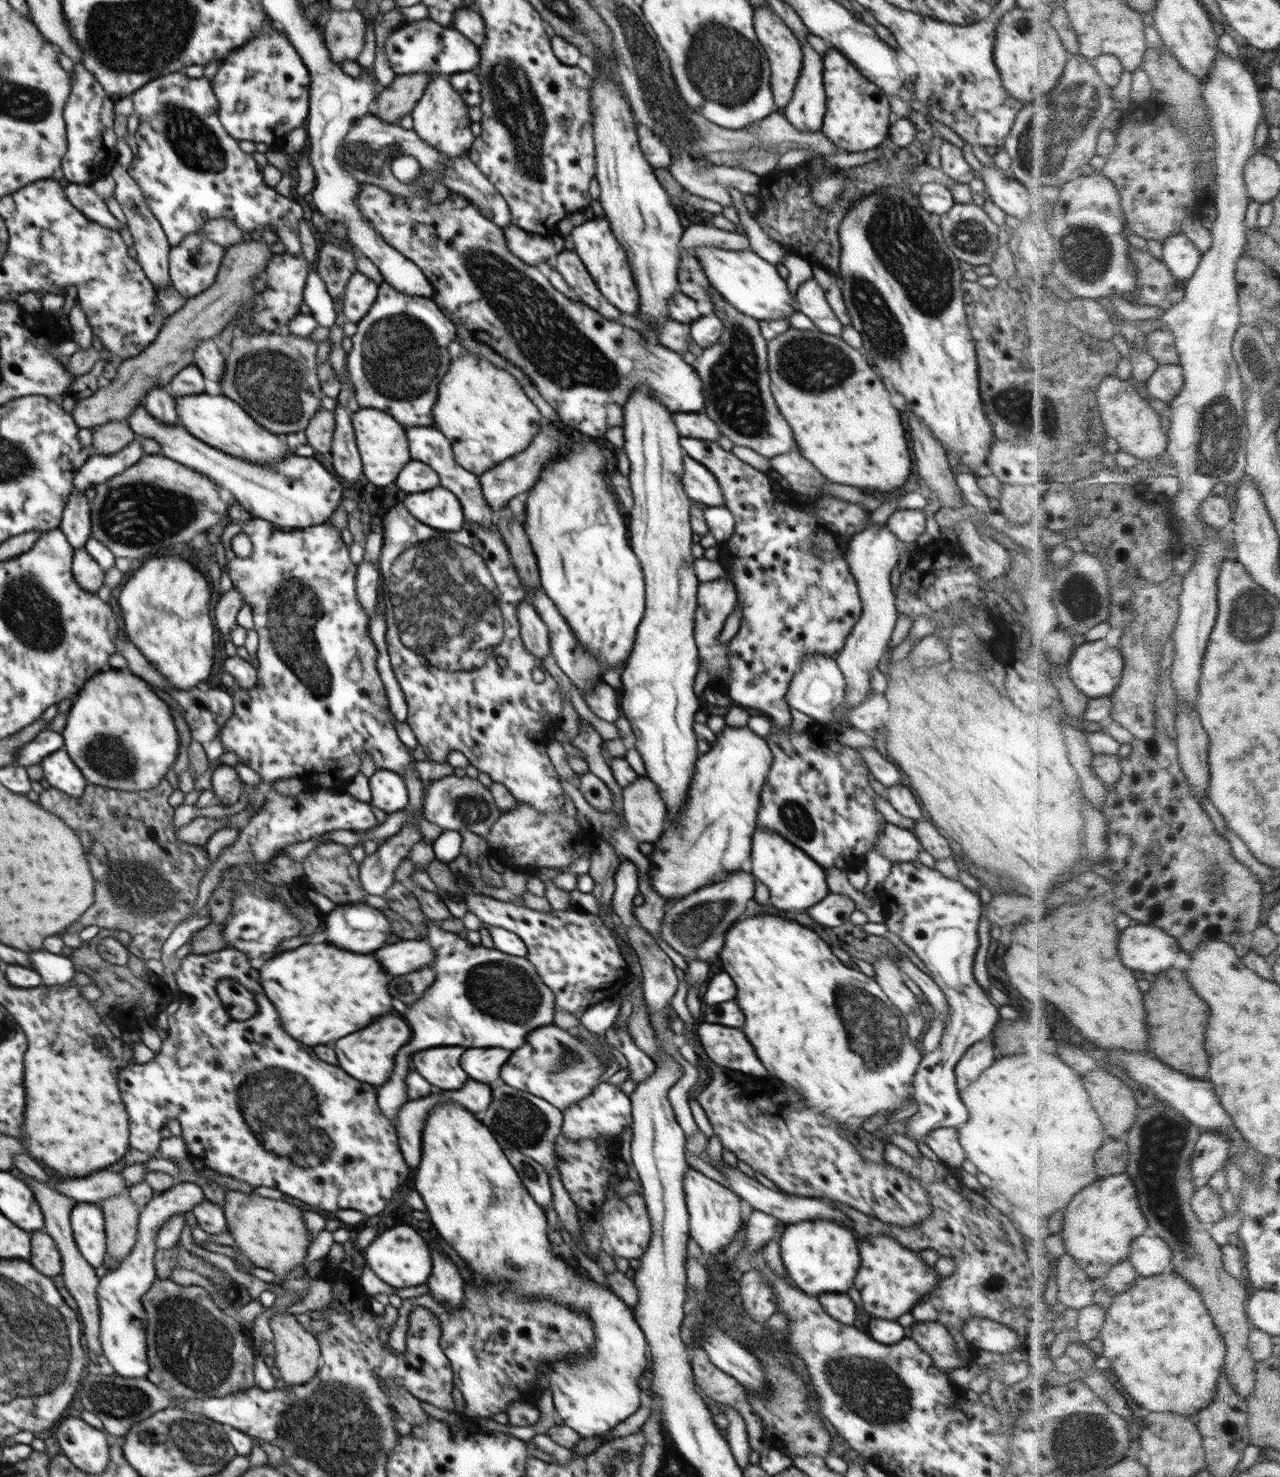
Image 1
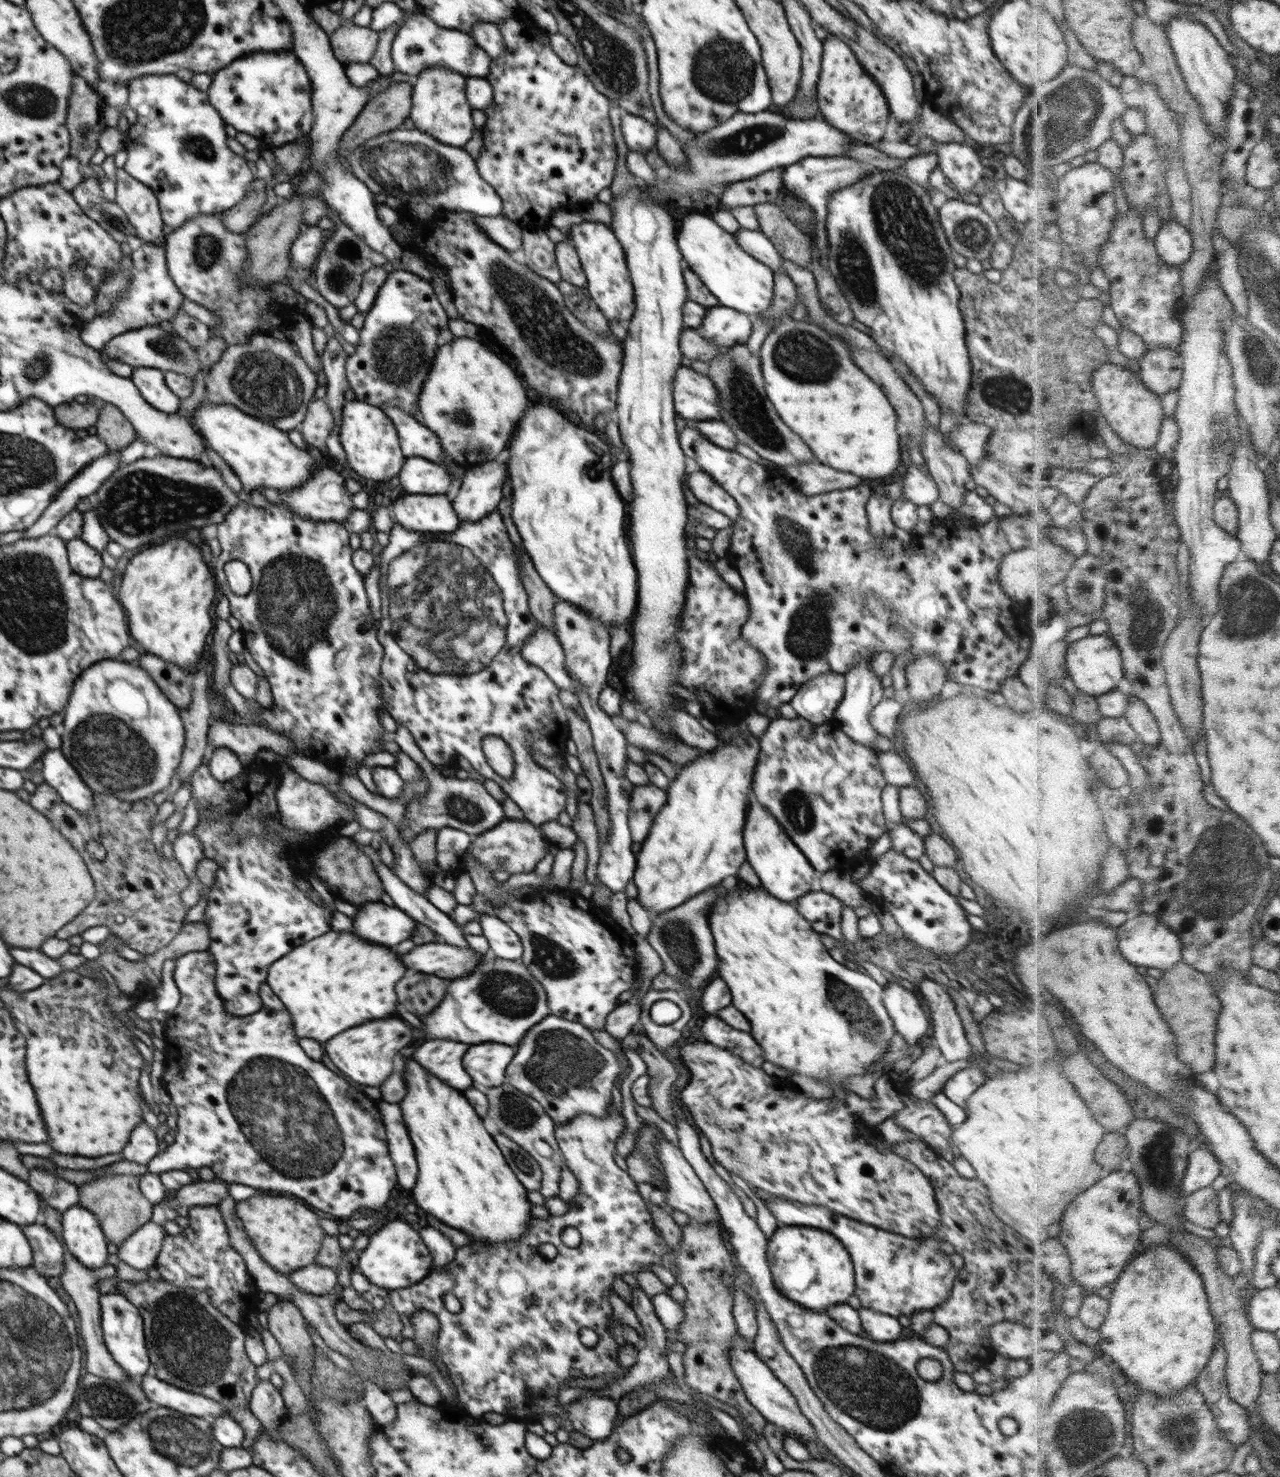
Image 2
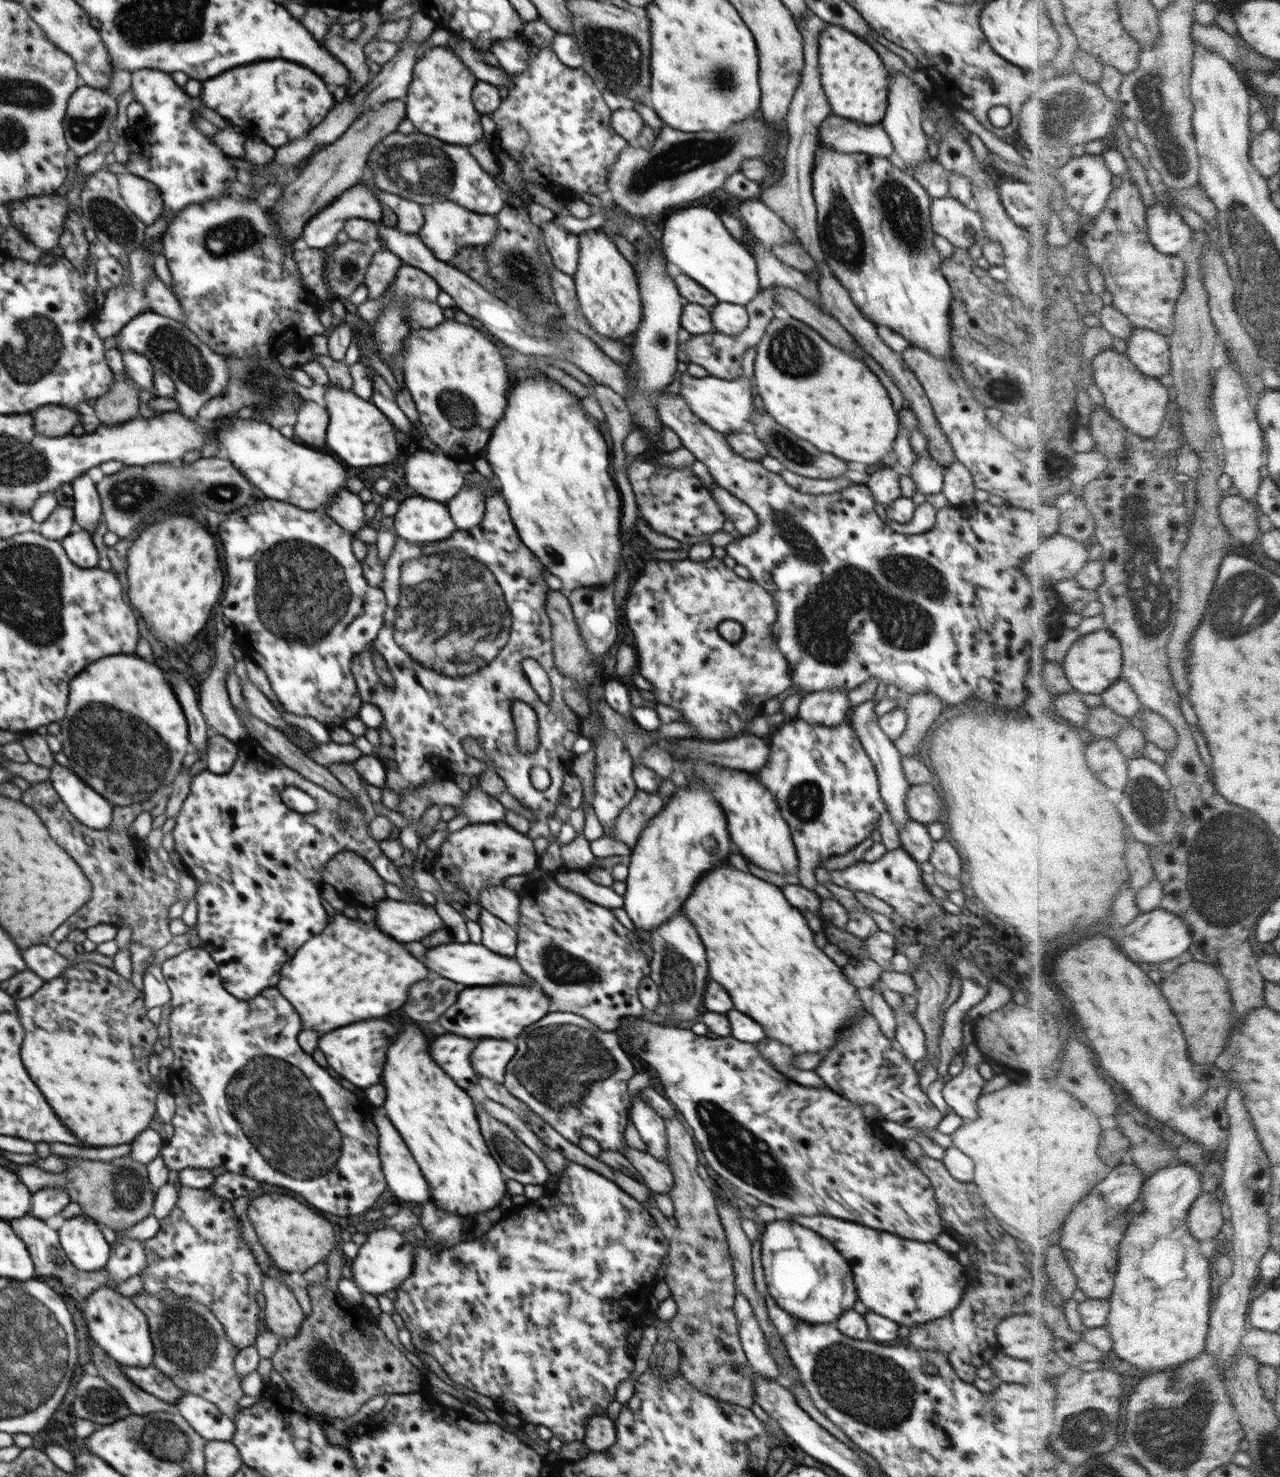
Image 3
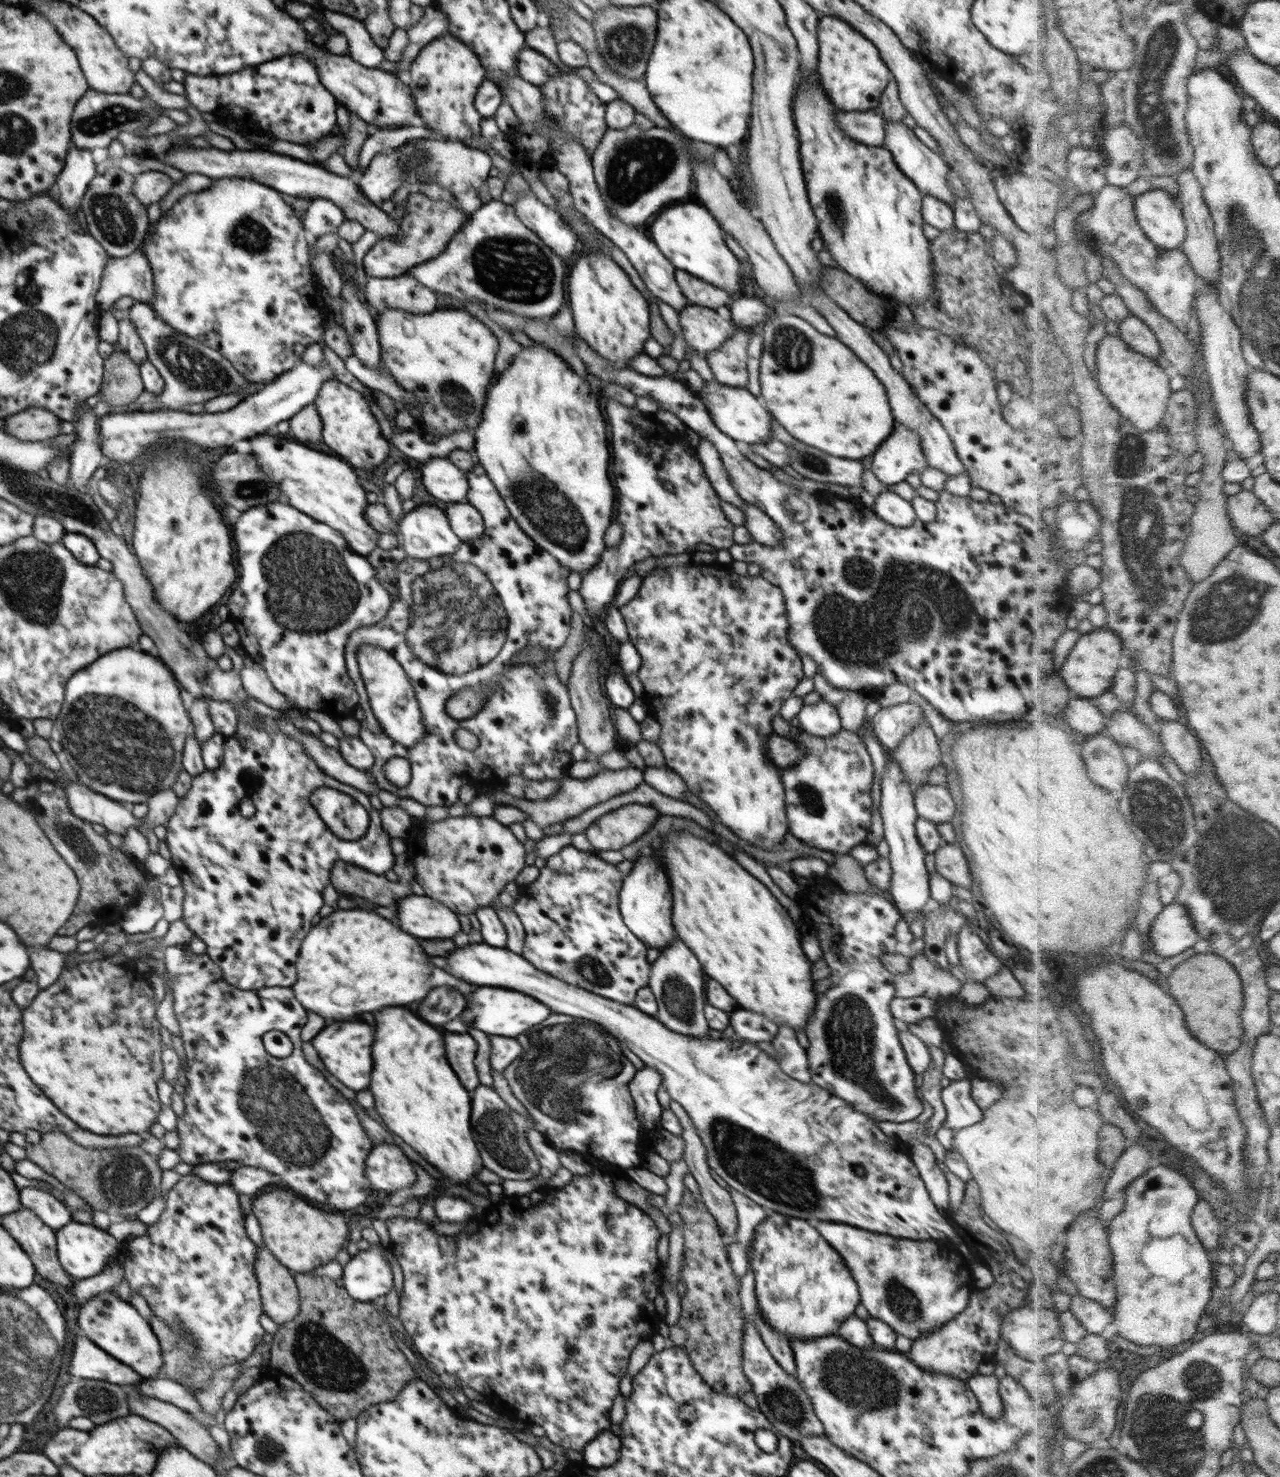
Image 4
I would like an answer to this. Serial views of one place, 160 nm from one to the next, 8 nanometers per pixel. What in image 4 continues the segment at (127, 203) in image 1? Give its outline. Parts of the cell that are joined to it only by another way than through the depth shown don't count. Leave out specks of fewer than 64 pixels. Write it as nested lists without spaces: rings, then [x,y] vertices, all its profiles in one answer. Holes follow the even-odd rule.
[[[147,171],[135,176],[132,185],[133,195],[147,208],[160,202],[174,185],[170,176],[160,171]]]

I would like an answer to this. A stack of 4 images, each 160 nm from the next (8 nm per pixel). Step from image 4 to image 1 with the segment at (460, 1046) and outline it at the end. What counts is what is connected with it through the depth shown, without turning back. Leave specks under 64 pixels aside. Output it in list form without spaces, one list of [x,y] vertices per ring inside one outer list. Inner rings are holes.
[[[460,1046],[422,1050],[414,1054],[412,1064],[416,1072],[424,1076],[430,1084],[442,1090],[456,1090],[468,1080],[466,1072],[460,1068],[462,1054],[464,1054],[464,1048]]]

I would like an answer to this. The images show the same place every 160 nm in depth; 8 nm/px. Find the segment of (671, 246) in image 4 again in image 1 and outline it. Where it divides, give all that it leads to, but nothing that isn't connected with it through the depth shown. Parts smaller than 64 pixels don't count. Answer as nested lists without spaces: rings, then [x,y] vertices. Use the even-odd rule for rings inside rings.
[[[708,245],[708,247],[694,247],[692,253],[700,262],[711,287],[742,314],[760,321],[779,320],[795,313],[795,306],[798,304],[790,294],[786,280],[778,272],[777,266],[766,262],[754,252],[725,250]]]

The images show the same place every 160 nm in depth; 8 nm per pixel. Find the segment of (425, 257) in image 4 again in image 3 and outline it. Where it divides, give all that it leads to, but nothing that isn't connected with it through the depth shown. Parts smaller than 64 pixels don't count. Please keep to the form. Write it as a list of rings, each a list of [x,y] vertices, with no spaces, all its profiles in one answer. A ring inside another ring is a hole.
[[[439,201],[420,206],[424,206],[424,224],[419,231],[419,238],[437,260],[448,265],[454,262],[454,256],[458,254],[460,248],[490,245],[496,237],[498,223],[494,220],[494,215],[475,213],[452,201]],[[375,247],[372,263],[365,274],[364,285],[368,287],[368,299],[378,299],[396,278],[395,273],[404,263],[398,256]]]

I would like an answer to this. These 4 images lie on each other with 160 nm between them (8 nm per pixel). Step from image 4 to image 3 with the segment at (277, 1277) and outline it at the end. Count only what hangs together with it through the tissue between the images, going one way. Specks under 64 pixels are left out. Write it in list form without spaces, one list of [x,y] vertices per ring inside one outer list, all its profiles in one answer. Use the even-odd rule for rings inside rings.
[[[264,1276],[261,1291],[266,1299],[262,1319],[267,1327],[281,1338],[294,1338],[305,1318],[294,1293],[284,1282],[271,1276]]]

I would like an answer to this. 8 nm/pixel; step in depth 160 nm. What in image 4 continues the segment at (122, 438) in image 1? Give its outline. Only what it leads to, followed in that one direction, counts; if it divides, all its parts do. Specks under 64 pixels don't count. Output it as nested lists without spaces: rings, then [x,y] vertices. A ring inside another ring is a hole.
[[[117,343],[114,347],[114,353],[108,360],[104,360],[103,383],[100,389],[101,400],[106,401],[110,409],[132,404],[146,391],[138,365],[126,353],[122,353]]]

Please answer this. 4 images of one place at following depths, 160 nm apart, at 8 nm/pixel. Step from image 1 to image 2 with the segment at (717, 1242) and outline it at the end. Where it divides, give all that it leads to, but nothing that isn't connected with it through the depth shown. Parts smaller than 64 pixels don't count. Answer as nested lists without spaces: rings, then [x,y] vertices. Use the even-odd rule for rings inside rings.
[[[659,1136],[657,1139],[659,1140],[659,1142],[657,1142],[659,1162],[669,1188],[669,1190],[666,1191],[665,1203],[673,1210],[678,1210],[688,1215],[692,1221],[700,1221],[700,1223],[706,1223],[706,1225],[712,1223],[712,1221],[720,1221],[720,1214],[718,1214],[718,1208],[716,1208],[716,1204],[714,1204],[714,1200],[712,1200],[710,1194],[706,1192],[704,1183],[700,1182],[697,1172],[684,1158],[681,1149],[672,1145],[664,1136]]]

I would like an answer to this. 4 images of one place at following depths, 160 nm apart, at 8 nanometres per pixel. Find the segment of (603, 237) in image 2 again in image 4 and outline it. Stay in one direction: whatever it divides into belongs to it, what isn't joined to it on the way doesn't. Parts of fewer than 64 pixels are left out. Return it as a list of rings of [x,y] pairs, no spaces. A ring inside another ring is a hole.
[[[588,252],[586,256],[582,256],[569,272],[567,281],[575,333],[583,338],[598,356],[602,356],[606,362],[610,362],[612,368],[632,369],[630,362],[634,360],[634,356],[644,354],[644,343],[652,337],[649,303],[644,299],[640,290],[632,284],[630,277],[612,258],[598,254],[598,252]]]

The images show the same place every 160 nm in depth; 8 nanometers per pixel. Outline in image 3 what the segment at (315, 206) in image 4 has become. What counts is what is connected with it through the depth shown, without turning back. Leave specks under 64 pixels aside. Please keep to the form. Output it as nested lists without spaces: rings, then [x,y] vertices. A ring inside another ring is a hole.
[[[360,181],[352,188],[345,190],[340,197],[337,197],[332,203],[329,203],[324,209],[314,215],[303,229],[302,239],[306,241],[309,248],[331,249],[336,241],[337,234],[344,229],[344,223],[350,218],[362,218],[373,221],[375,224],[383,220],[382,212],[384,205],[379,201],[372,189]]]

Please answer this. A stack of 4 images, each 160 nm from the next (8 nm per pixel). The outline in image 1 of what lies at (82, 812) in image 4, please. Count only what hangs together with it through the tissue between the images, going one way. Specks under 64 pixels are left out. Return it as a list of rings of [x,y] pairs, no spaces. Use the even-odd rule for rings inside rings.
[[[64,748],[46,756],[40,766],[44,770],[43,778],[51,784],[51,788],[61,790],[71,797],[81,797],[84,794],[88,782]]]

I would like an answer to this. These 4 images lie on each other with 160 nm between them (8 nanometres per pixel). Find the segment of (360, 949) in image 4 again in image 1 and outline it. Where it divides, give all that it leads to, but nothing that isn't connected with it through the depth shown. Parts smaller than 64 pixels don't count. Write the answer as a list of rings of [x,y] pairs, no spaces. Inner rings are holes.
[[[303,944],[295,949],[281,952],[257,965],[260,974],[260,984],[276,1007],[284,1030],[306,1046],[328,1044],[332,1040],[344,1038],[356,1030],[368,1026],[376,1016],[382,1016],[392,1010],[392,998],[386,990],[386,982],[390,982],[388,974],[384,974],[382,966],[366,954],[354,954],[340,950],[330,944]]]

